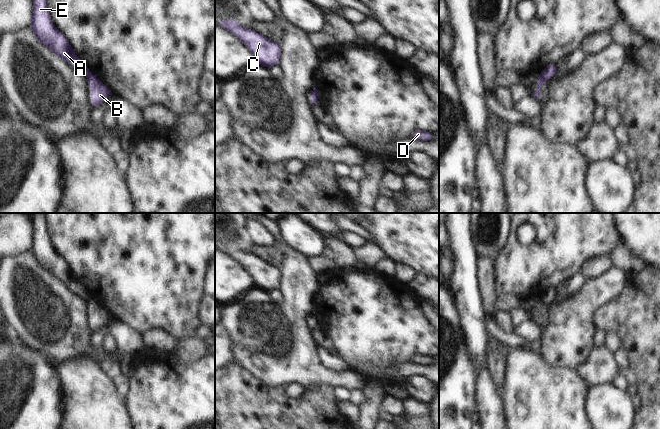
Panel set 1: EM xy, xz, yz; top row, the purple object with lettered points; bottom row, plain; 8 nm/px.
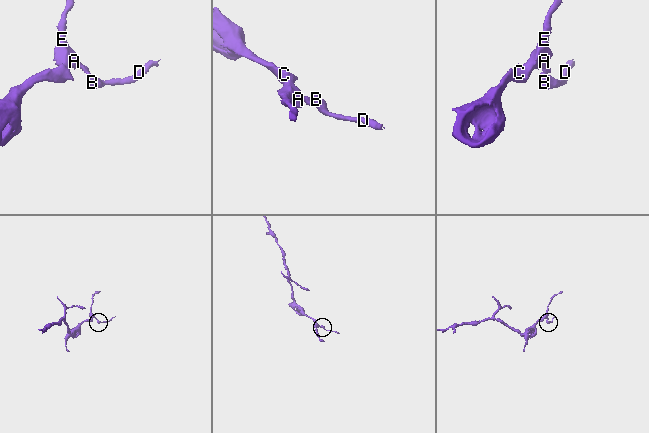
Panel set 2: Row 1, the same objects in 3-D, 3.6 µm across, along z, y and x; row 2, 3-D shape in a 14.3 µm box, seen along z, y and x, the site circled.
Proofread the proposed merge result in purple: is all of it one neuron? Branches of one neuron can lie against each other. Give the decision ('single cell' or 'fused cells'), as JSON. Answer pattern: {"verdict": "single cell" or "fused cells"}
{"verdict": "fused cells"}

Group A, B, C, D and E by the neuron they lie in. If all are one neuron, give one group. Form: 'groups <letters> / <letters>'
groups A C E / B D

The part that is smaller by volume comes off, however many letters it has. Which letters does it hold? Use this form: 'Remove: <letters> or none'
Remove: B, D

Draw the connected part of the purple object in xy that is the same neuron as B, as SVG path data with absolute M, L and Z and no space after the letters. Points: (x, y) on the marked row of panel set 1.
M90 74L87 83L91 86L91 107L95 108L100 103L104 103L107 96L112 94L103 83L101 83L93 74Z

